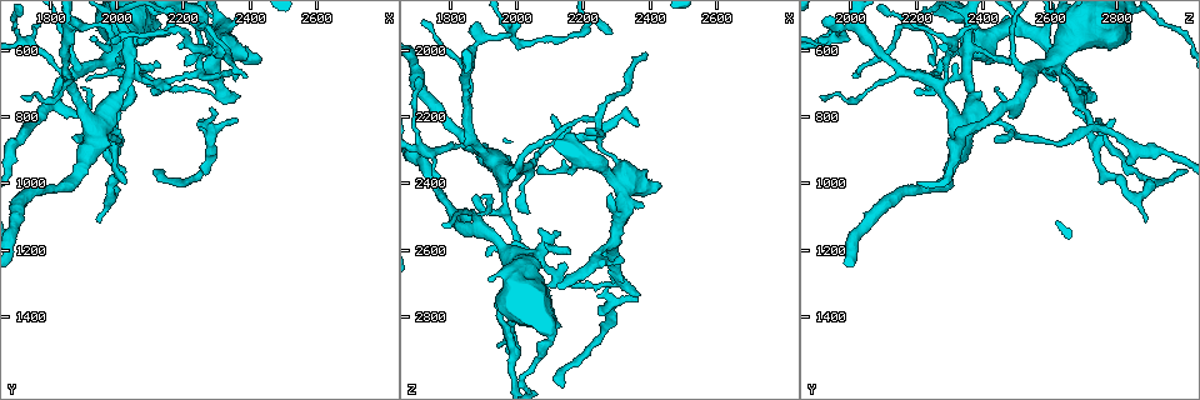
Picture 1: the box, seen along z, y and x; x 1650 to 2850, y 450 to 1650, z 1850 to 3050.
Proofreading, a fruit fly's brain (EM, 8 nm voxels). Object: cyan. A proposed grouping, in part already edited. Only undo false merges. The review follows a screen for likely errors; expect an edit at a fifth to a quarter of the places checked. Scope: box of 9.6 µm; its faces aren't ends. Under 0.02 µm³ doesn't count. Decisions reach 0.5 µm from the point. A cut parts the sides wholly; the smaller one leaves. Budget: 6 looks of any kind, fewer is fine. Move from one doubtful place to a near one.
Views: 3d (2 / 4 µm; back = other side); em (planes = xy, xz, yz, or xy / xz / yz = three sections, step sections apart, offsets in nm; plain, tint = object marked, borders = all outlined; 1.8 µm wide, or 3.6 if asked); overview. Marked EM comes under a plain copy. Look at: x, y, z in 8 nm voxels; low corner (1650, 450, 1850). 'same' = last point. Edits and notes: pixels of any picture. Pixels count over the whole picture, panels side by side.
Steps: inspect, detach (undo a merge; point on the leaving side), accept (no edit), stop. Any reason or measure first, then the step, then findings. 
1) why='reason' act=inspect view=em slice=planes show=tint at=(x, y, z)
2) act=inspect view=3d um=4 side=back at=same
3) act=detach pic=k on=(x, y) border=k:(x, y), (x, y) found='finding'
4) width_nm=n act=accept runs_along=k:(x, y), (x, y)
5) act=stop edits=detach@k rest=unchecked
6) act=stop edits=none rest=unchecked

why='arms run side by side' act=inspect view=em slice=xz step=16 show=tint at=(2290, 560, 2570)

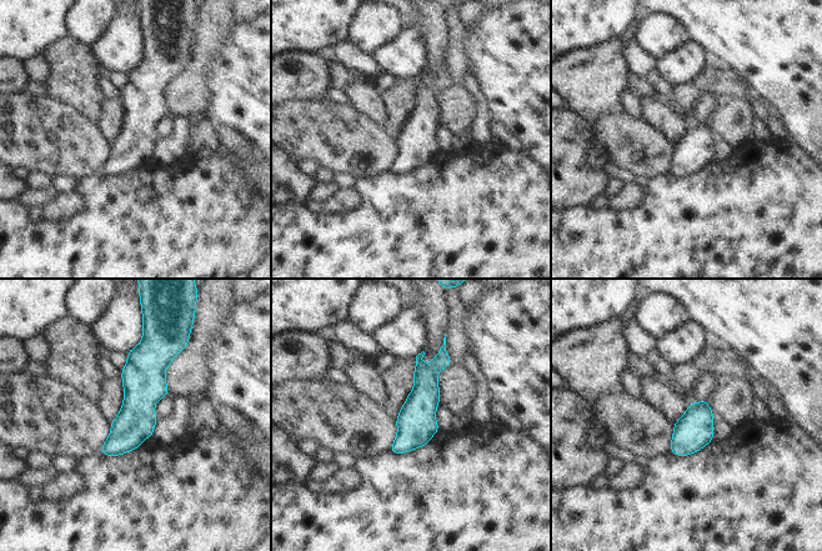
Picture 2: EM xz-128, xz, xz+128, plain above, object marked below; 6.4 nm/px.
act=accept runs_along=2:(145, 347), (136, 420), (108, 452) found='all the same neuron'

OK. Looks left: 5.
why='thin neck' act=inspect view=3d um=4 at=(2010, 880, 2600)

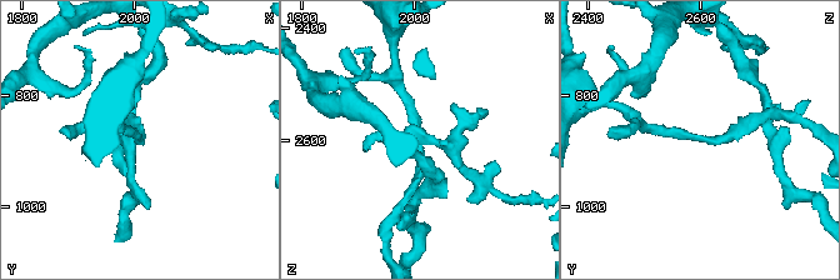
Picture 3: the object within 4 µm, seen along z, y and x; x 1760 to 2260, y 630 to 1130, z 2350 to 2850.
act=inspect view=em slice=planes show=tint at=(2010, 880, 2600)

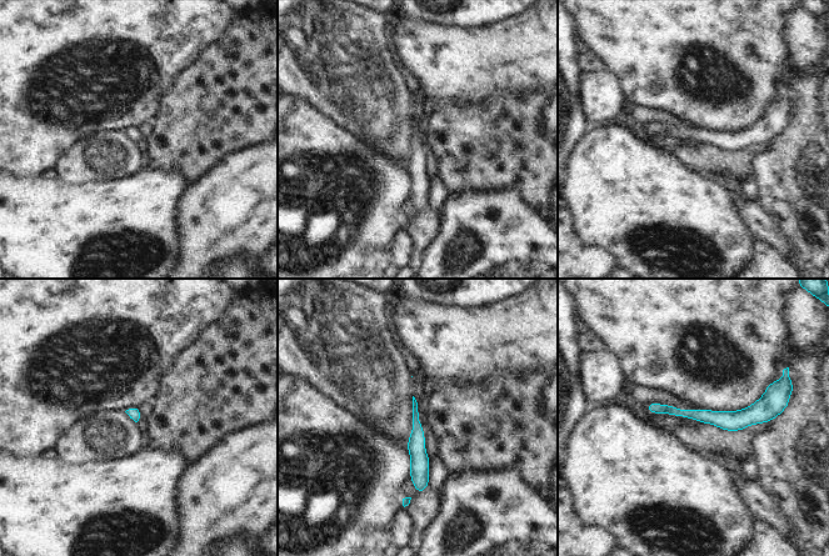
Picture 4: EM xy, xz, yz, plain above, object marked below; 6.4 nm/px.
width_nm=70 act=accept runs_along=4:(649, 406), (714, 417), (773, 412) found='all the same neuron'

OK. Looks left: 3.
why='sharp bend' act=inspect view=em slice=planes show=tint at=(1990, 1040, 2850)

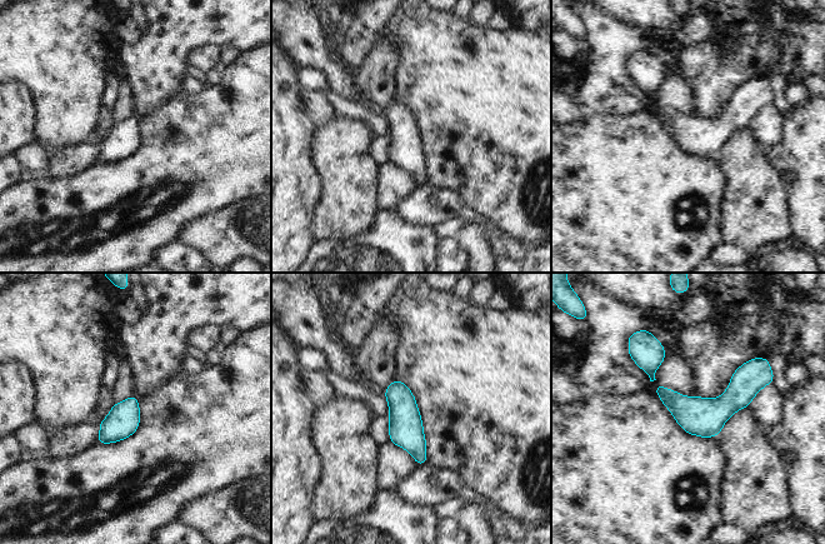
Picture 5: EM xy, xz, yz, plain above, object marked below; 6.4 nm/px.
width_nm=220 act=accept found='one neuron here'

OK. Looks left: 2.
act=stop edits=none rest=unchecked

